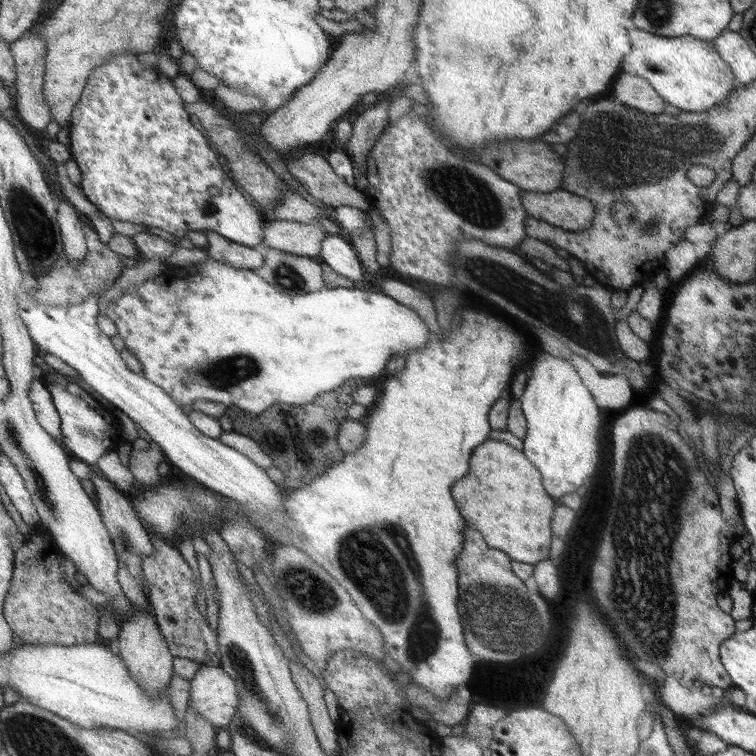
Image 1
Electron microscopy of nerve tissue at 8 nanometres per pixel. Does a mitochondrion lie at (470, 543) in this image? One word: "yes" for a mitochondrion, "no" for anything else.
no

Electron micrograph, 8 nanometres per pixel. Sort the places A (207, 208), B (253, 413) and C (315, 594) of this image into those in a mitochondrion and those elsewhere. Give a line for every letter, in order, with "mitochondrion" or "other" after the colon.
A: mitochondrion
B: other
C: mitochondrion

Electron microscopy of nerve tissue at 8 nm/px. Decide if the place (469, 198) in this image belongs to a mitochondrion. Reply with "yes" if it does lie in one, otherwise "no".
yes

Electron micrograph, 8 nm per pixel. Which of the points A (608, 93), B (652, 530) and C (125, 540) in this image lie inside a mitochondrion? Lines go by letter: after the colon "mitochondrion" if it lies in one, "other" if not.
A: other
B: mitochondrion
C: mitochondrion

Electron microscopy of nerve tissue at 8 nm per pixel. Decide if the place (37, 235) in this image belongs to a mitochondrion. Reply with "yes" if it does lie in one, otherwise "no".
yes

